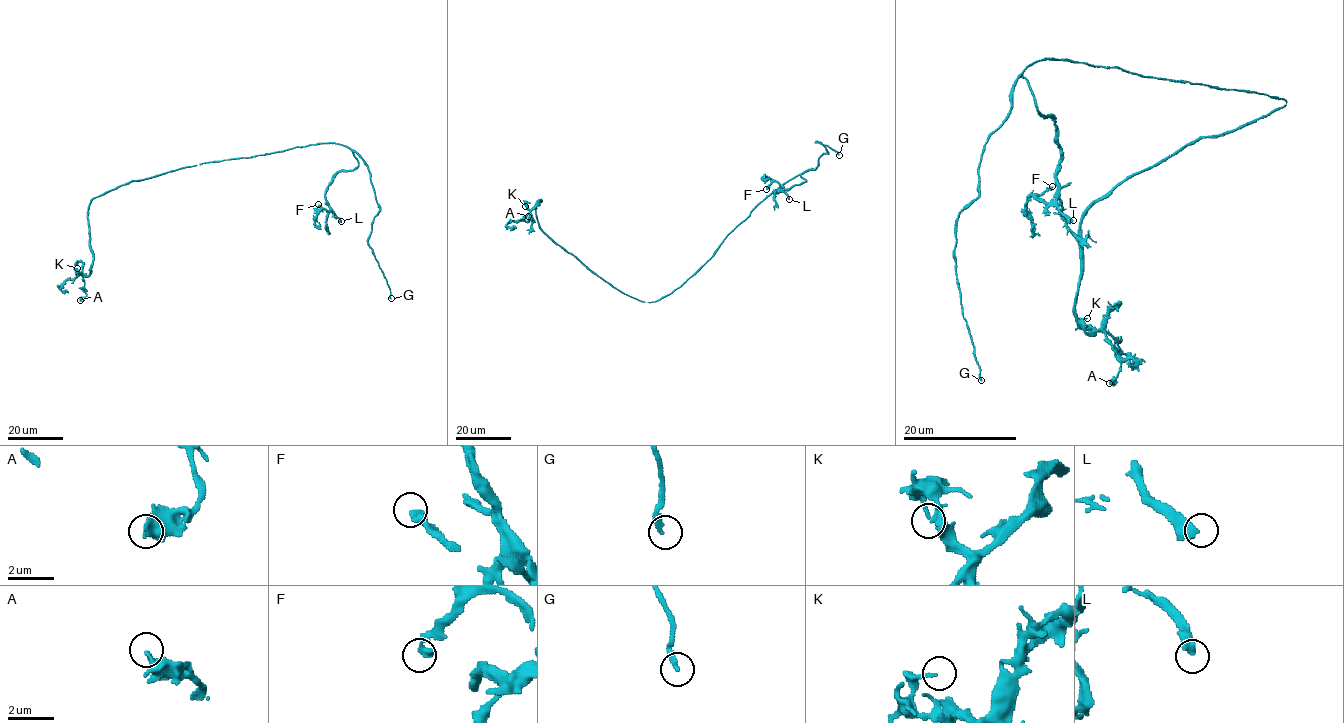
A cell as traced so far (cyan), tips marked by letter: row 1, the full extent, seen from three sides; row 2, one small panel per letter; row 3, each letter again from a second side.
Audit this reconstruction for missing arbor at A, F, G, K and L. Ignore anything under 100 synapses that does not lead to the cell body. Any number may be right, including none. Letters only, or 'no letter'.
L

